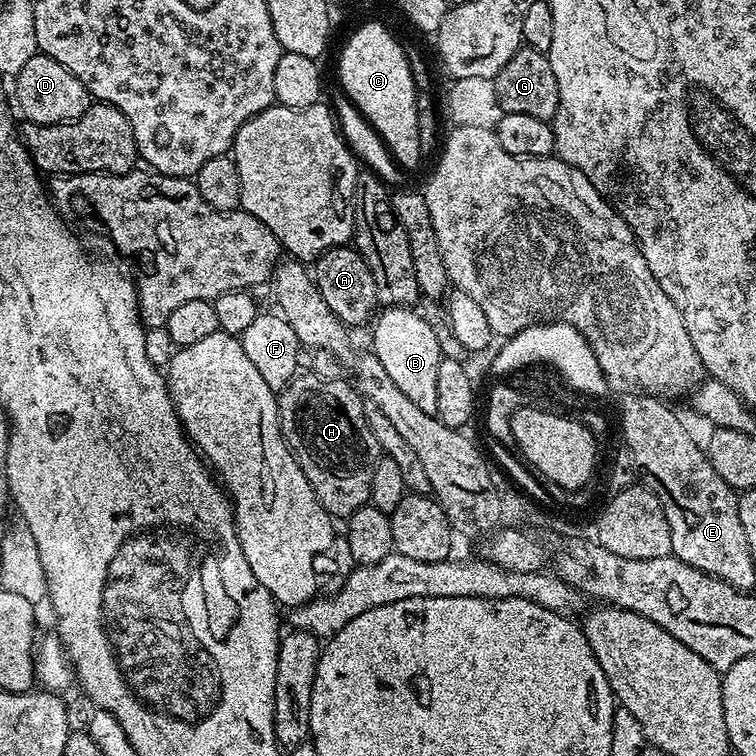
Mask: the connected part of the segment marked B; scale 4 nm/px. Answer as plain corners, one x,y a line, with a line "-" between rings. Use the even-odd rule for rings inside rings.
385,307
383,311
371,325
370,351
378,358
378,362
382,362
402,394
406,394
406,398
410,398
410,402
415,402
426,414
434,416
438,410
438,366
442,359
434,330
429,321
412,312
416,310
411,307

